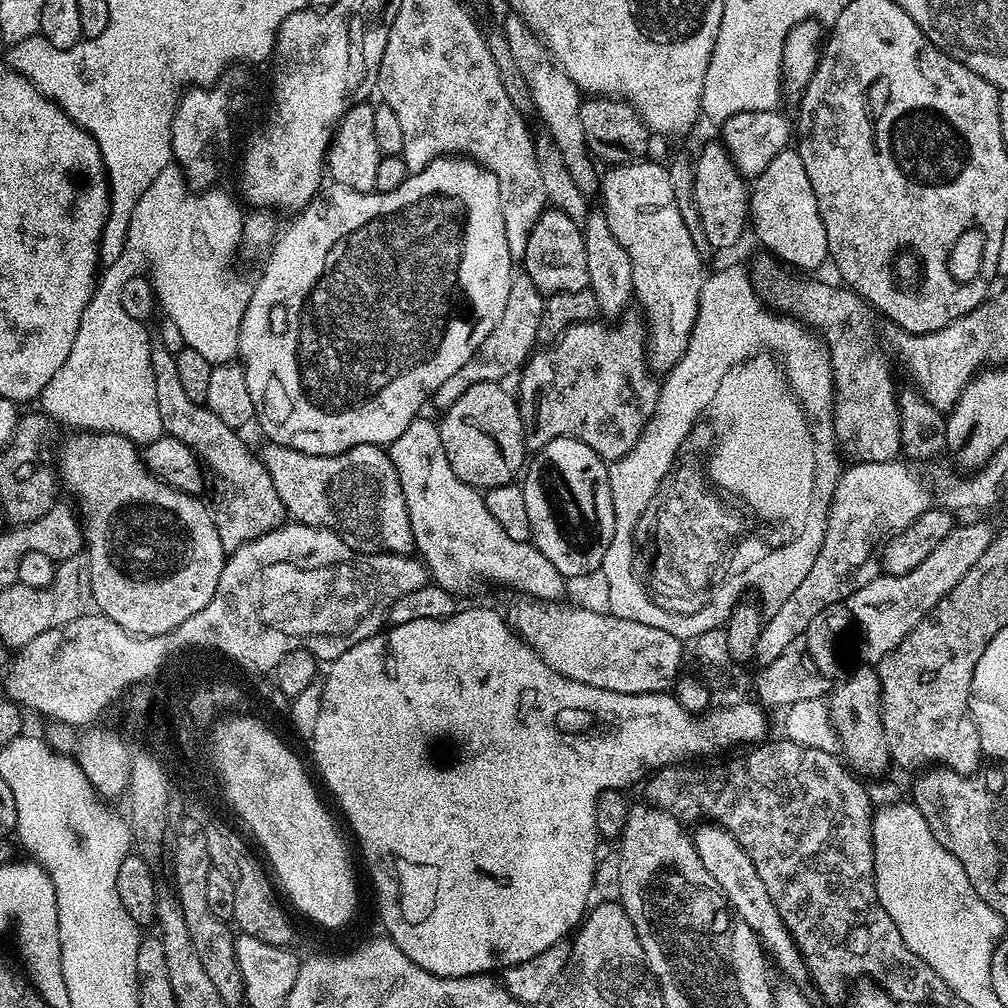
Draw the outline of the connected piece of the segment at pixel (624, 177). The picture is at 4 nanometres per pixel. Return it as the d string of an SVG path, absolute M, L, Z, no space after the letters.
M645 158L609 167L607 171L602 176L602 211L610 222L610 230L614 230L614 238L630 254L632 290L638 304L640 300L639 307L646 321L648 366L657 374L667 374L682 354L686 354L686 346L690 346L690 334L698 318L700 291L706 279L705 261L694 246L694 238L690 238L690 230L686 230L686 222L682 222L678 202L674 202L674 186L670 186L670 174L663 163L655 164L652 158Z

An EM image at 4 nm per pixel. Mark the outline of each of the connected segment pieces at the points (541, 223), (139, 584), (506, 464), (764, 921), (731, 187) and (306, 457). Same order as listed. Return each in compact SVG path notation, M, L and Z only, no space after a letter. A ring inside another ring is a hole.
M545 207L534 230L530 230L522 263L524 263L523 275L528 276L530 282L534 282L534 286L538 286L545 294L573 292L588 287L586 246L581 225L560 208Z
M80 430L74 435L77 436L70 437L60 448L58 480L63 491L65 488L70 495L80 499L78 512L82 517L86 555L90 562L92 599L95 607L100 607L97 609L103 615L108 616L114 622L118 622L118 626L122 626L128 632L133 632L136 636L164 636L168 632L173 632L179 624L186 622L186 618L198 614L198 610L202 610L202 606L206 606L206 602L210 602L210 598L214 598L214 590L218 590L218 578L222 578L226 553L218 538L218 530L212 521L209 505L207 503L204 505L202 501L195 500L197 498L195 495L179 492L176 488L171 488L165 480L159 480L157 476L153 476L142 459L141 449L130 438L126 438L117 432L95 432L93 430Z
M492 380L475 383L453 406L445 409L444 418L438 424L454 474L478 490L513 483L526 462L526 429L521 422L519 403L504 387Z
M704 822L699 825L697 832L691 833L692 845L698 850L698 858L702 858L702 866L714 882L718 882L720 889L724 891L724 898L728 901L733 912L750 926L752 933L760 939L765 953L776 959L776 964L785 972L791 983L801 986L809 983L808 968L804 964L804 956L796 948L794 938L790 934L786 922L778 914L778 906L770 898L762 878L758 878L758 870L754 870L754 862L738 846L738 842L730 835L721 824Z
M723 143L708 144L694 160L694 202L706 230L706 238L714 250L732 248L744 236L749 227L748 198L750 184L734 166Z
M271 442L265 443L265 445L265 448L262 450L259 449L258 452L260 461L264 463L266 470L270 474L270 478L274 482L274 490L278 490L278 498L282 498L285 513L293 521L302 524L315 524L318 528L329 528L330 531L338 533L356 552L402 552L408 554L413 551L412 526L410 524L410 514L408 513L406 498L402 492L402 482L398 476L398 470L394 466L394 462L388 457L387 451L381 445L359 444L350 450L339 452L333 456L311 456L305 452L299 452L293 448L287 448L281 444Z

